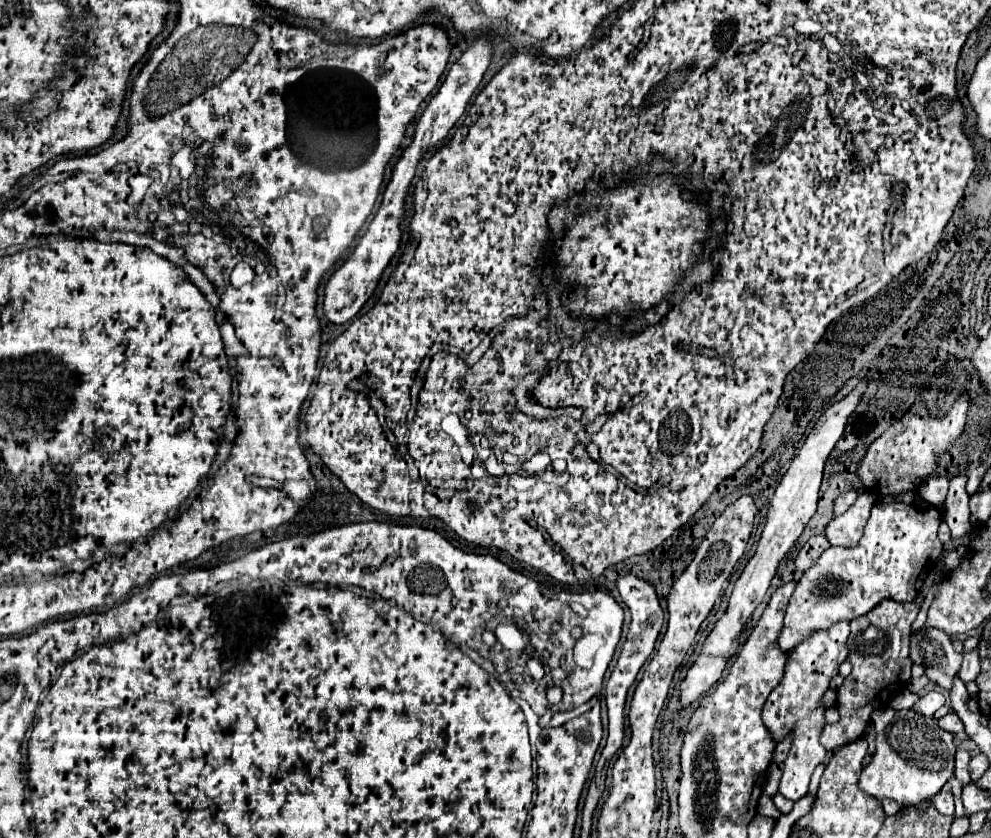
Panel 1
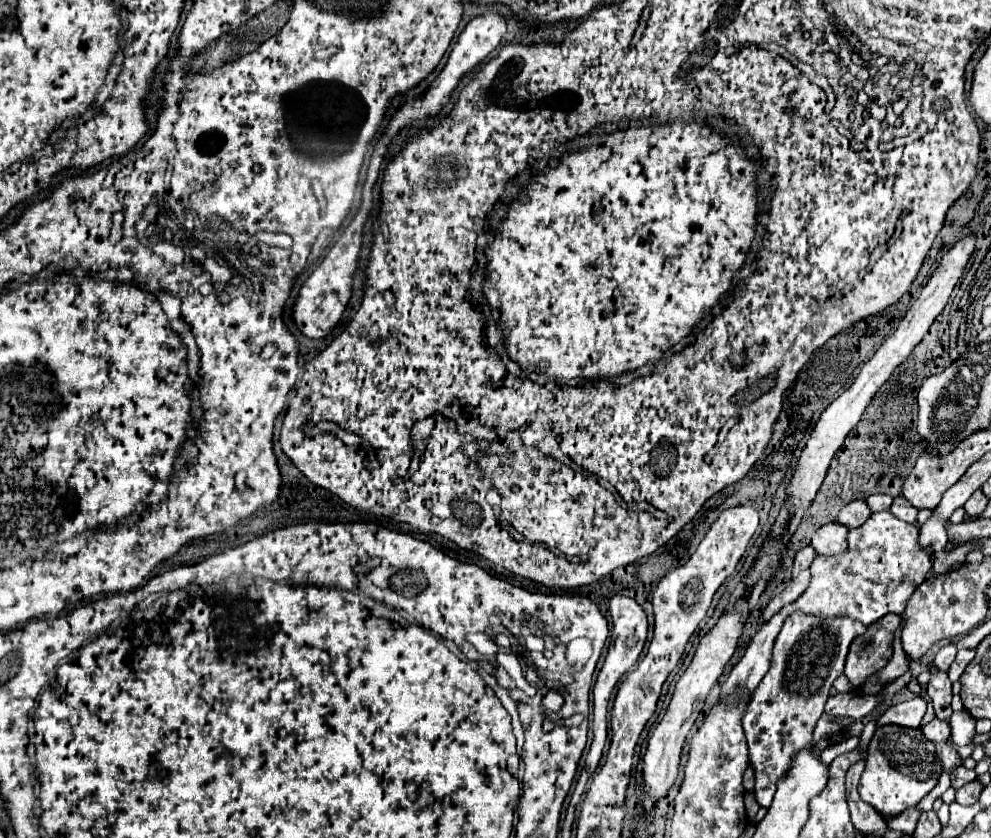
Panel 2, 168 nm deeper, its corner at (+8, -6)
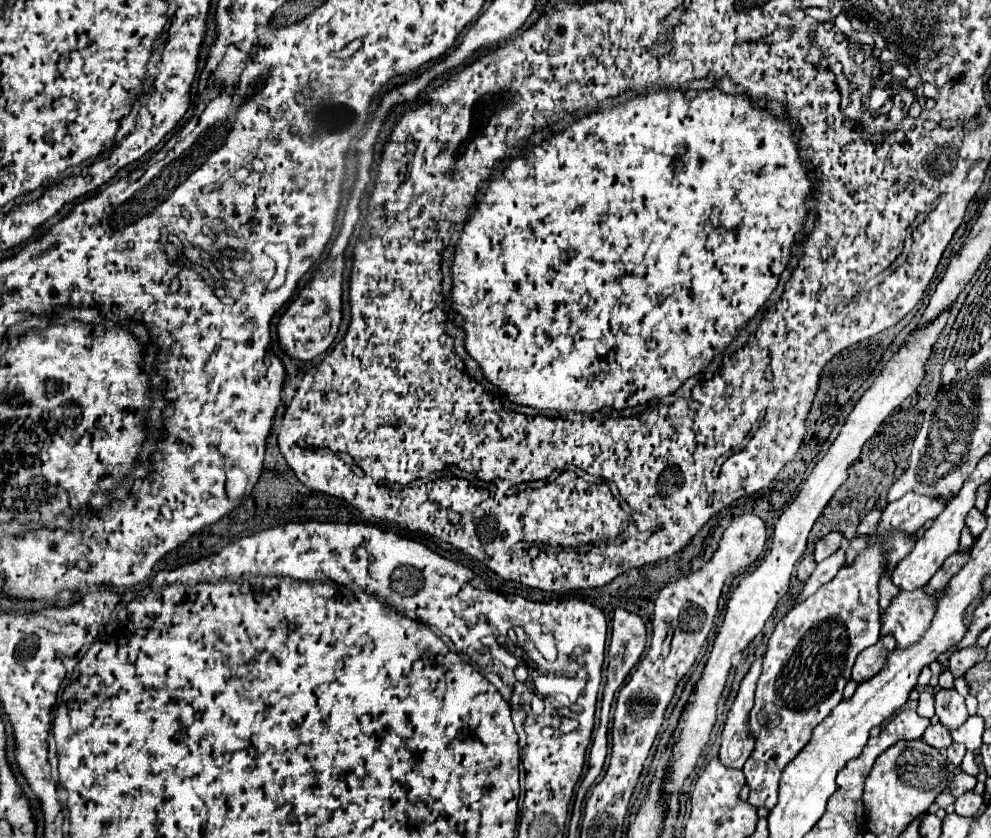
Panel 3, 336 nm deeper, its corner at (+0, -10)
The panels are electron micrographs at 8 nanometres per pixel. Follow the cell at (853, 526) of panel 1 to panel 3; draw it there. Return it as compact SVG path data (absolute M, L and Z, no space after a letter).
M830 532L824 538L820 538L816 542L816 550L814 550L814 560L822 562L824 558L828 558L830 554L834 554L840 548L842 542L842 534L840 532Z

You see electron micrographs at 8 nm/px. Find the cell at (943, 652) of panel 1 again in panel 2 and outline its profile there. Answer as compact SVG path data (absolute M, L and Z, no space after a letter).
M934 664L928 666L928 672L930 672L930 682L928 682L926 690L928 690L928 696L930 696L930 700L932 700L934 712L936 712L938 718L948 720L950 714L952 714L952 708L950 708L952 682L950 682L950 678L948 678L948 672L938 670Z

